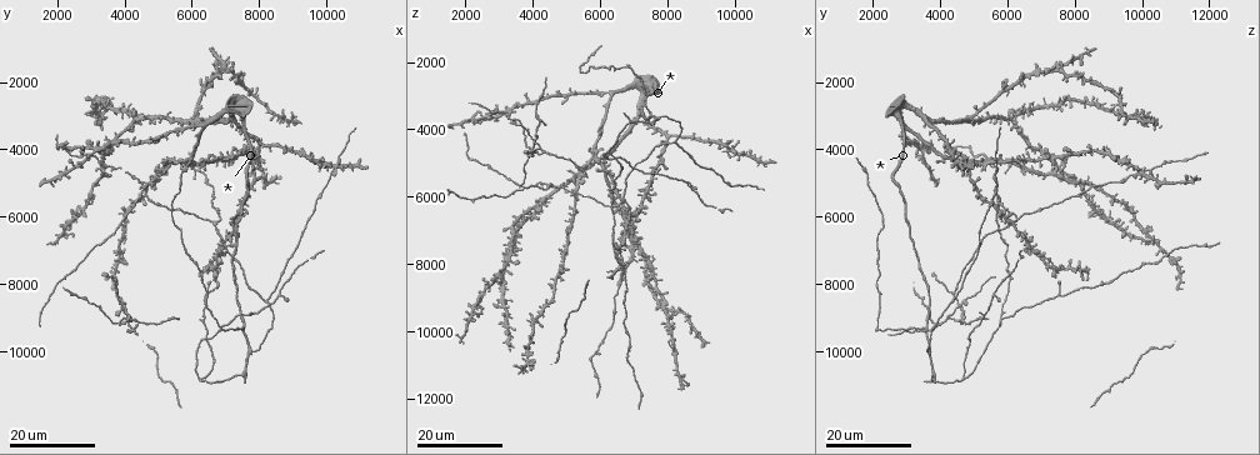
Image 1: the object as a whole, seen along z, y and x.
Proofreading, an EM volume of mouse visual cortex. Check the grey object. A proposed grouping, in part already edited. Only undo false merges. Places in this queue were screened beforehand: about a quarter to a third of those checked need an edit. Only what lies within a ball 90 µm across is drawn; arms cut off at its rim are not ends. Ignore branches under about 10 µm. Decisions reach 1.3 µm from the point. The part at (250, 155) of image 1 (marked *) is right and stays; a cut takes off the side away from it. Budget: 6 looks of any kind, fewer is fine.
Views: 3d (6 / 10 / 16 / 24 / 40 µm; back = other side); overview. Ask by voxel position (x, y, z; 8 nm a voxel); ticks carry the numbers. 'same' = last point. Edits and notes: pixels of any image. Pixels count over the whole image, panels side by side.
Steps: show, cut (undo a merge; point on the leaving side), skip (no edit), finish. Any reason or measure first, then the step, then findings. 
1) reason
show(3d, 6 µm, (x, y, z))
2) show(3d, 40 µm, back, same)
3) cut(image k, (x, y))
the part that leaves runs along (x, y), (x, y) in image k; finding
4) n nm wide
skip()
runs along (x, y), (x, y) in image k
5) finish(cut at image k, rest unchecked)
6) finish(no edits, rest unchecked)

a fork
show(3d, 24 µm, (8100, 8500, 4300))

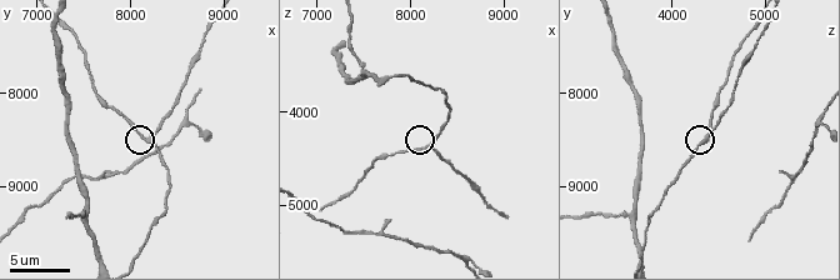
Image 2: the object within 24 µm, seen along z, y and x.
zoom in
show(3d, 6 µm, (8200, 8450, 4350))

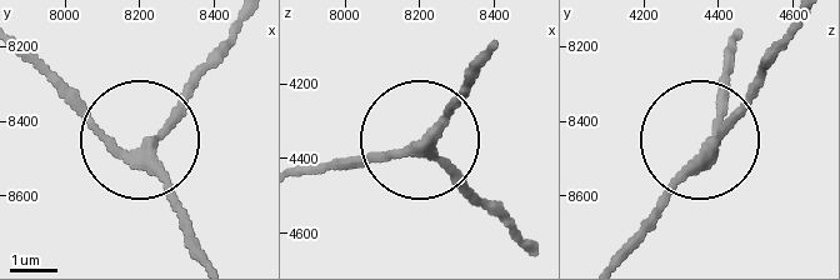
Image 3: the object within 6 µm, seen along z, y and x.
3 arms
skip()
runs along (200, 254), (148, 146), (220, 55) in image 3; all the same neuron

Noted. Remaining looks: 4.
three-way junction
show(3d, 24 µm, (6300, 10800, 4700))

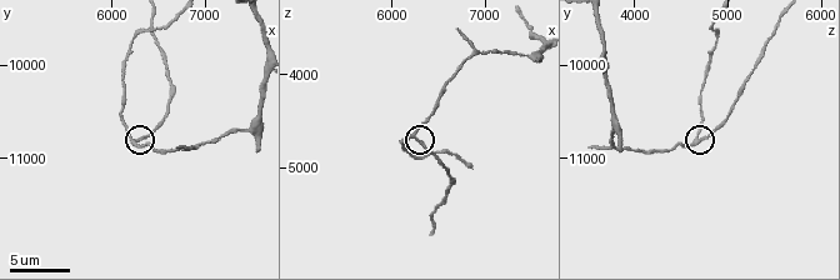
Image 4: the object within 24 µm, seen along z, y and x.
show(3d, 6 µm, (6250, 10800, 4650))

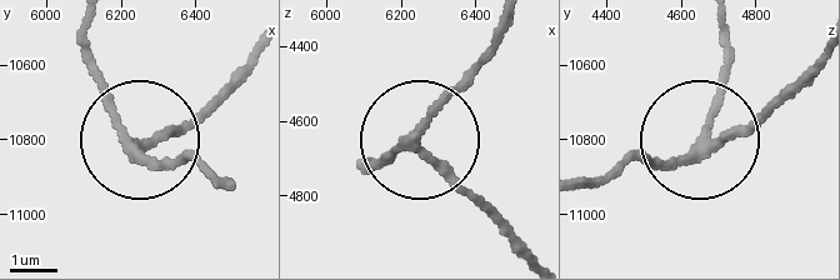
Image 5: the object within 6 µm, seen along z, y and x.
190 nm wide
skip()
runs along (511, 20), (419, 136), (364, 164) in image 5; one neuron here

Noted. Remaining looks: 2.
show(3d, 24 µm, (7700, 10000, 3700))

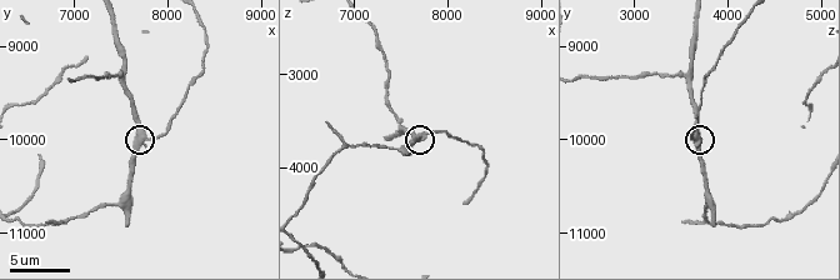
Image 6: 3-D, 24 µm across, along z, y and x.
closer look
show(3d, 6 µm, (7750, 9950, 3600))

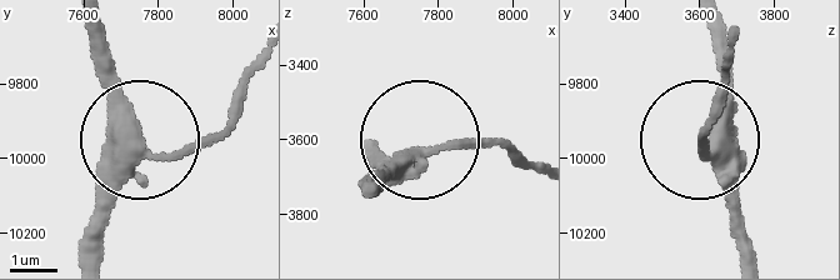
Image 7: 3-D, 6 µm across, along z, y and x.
side arm 105 µm
skip()
continuous, no second neuron

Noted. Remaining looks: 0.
finish(no edits, rest unchecked)

